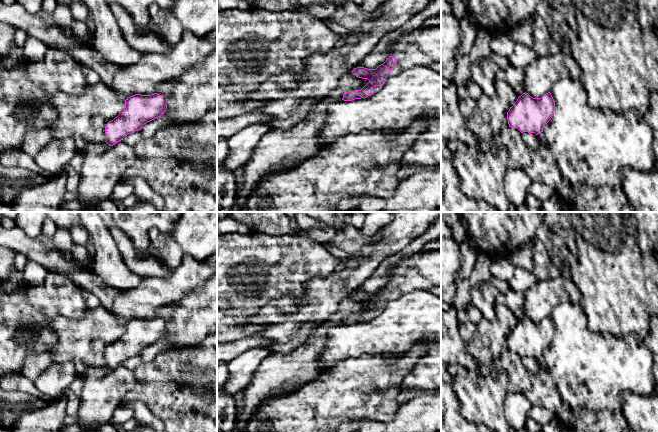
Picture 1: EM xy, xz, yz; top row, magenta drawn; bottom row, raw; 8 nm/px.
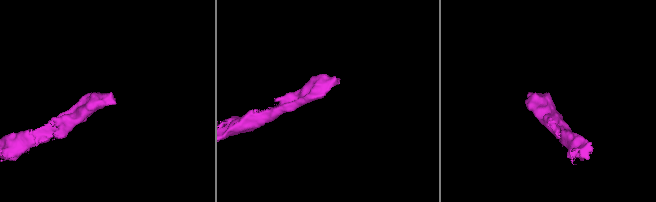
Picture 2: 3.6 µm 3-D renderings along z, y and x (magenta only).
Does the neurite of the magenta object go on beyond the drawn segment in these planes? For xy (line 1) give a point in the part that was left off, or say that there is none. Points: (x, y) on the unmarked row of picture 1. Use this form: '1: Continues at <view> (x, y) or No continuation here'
1: Continues at xy (164, 312)

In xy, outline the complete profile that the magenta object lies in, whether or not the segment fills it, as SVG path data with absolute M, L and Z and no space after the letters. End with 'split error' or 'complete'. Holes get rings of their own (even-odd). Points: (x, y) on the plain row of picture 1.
M173 302L159 307L154 318L135 318L128 321L124 334L106 348L105 366L113 370L128 358L139 355L147 346L161 341L167 333L167 321L172 310Z; split error

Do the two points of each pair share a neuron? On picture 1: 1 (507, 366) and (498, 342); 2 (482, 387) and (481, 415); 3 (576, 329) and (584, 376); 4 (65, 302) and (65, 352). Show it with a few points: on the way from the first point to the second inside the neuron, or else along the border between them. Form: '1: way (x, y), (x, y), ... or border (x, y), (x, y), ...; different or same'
1: border (508, 350), (499, 358); different
2: way (482, 394), (481, 408); same
3: way (576, 341), (576, 354), (580, 364); same
4: border (87, 309), (81, 318), (66, 318), (56, 315); different

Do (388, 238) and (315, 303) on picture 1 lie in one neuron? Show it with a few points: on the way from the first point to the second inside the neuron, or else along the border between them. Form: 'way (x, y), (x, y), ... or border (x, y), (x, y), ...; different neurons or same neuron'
way (372, 258), (372, 261), (354, 279), (335, 288); same neuron

